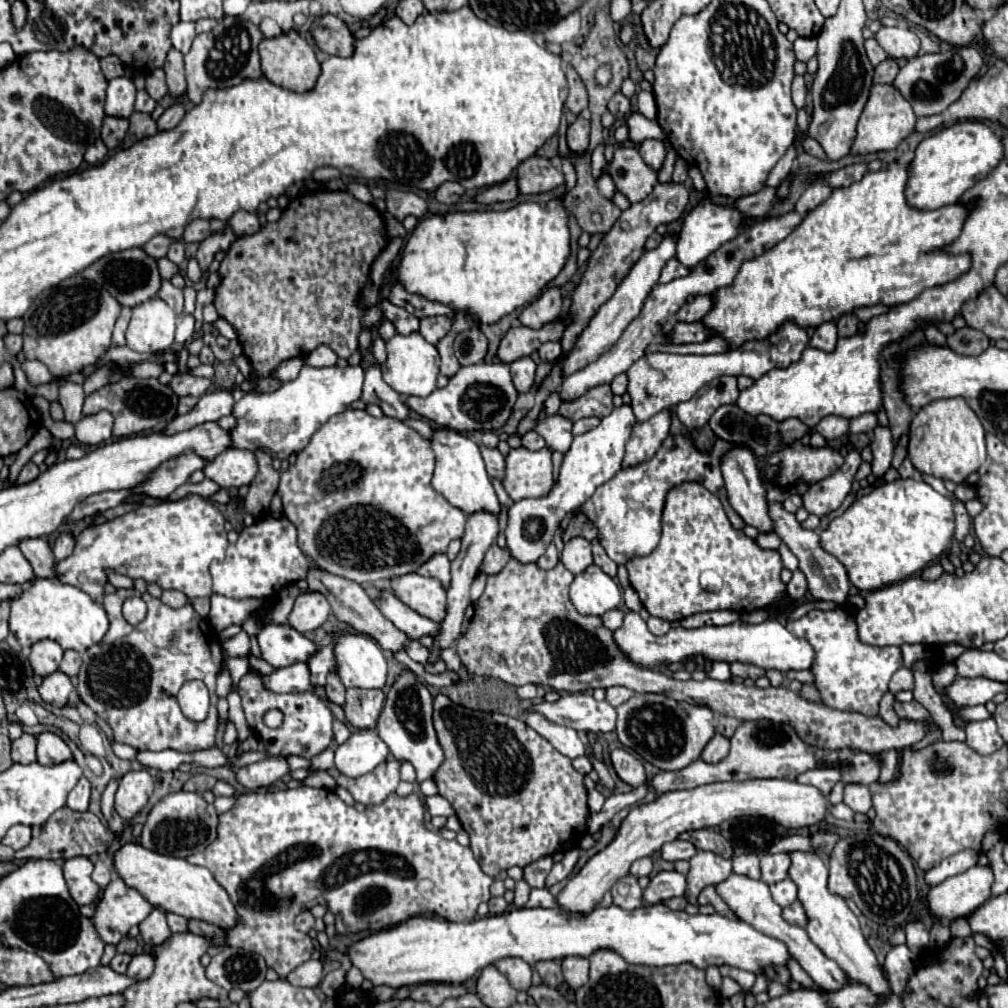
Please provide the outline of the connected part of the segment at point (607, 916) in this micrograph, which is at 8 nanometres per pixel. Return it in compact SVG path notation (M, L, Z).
M663 904L655 906L643 906L633 912L611 906L611 908L595 908L589 916L577 916L569 914L561 908L515 908L511 912L505 912L501 916L485 916L477 918L467 924L457 924L449 920L439 918L423 918L413 916L393 928L381 930L377 934L371 934L363 938L361 942L353 944L349 950L351 962L363 972L365 978L369 978L375 986L387 984L387 986L413 986L413 984L425 984L425 982L445 982L445 984L463 984L469 978L473 978L479 970L483 970L489 964L495 964L501 958L523 958L529 964L535 964L539 960L555 960L555 958L567 958L567 956L579 956L589 958L597 950L613 950L619 956L623 956L629 964L645 964L645 966L669 966L669 964L683 964L689 962L695 968L705 970L707 966L733 966L741 970L749 970L753 974L761 974L767 966L779 966L787 964L791 958L787 946L781 940L775 940L771 936L765 936L757 932L753 926L725 918L721 914L687 914L687 912L675 912Z

